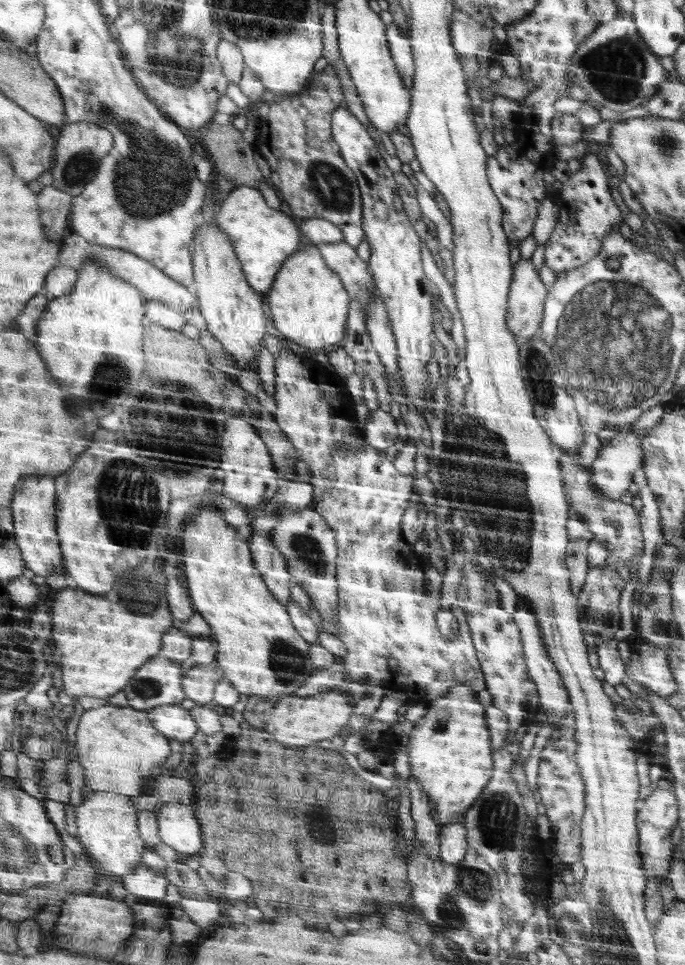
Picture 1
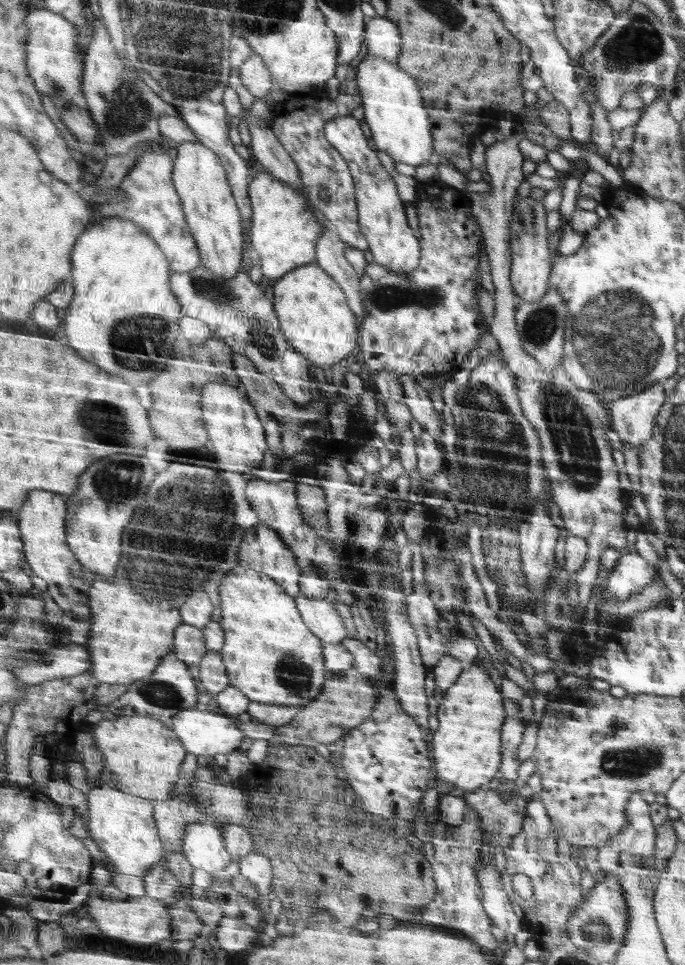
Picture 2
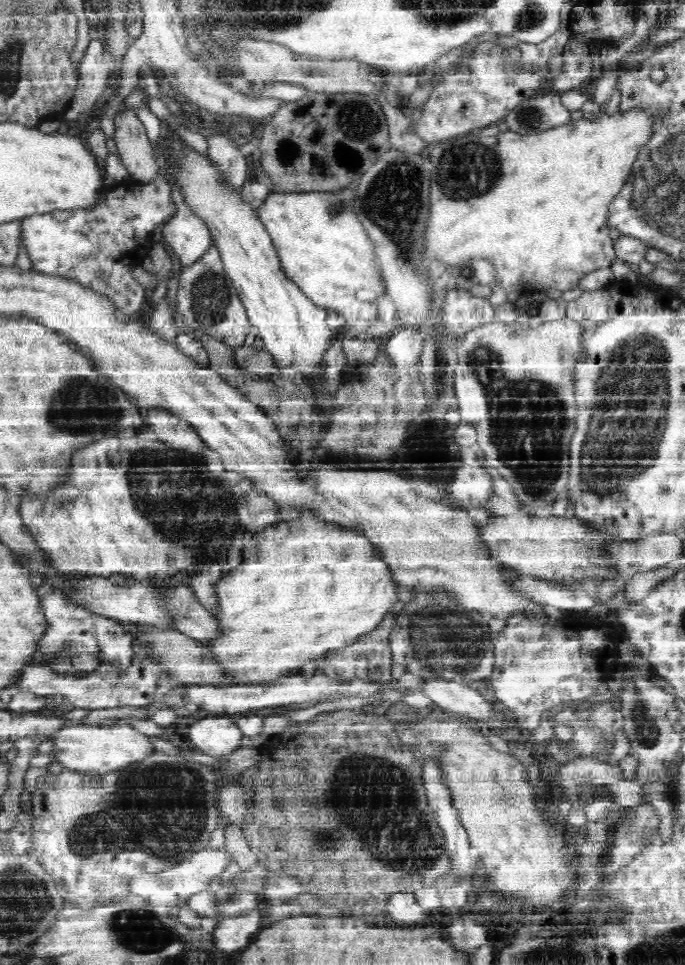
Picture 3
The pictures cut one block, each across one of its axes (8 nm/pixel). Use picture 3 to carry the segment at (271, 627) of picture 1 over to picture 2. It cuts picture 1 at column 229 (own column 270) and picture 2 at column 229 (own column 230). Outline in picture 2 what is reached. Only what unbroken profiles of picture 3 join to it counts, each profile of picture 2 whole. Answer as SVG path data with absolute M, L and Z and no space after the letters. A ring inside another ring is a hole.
M233 568L219 586L221 596L221 626L225 630L225 648L221 650L225 666L233 680L233 686L241 690L253 702L263 702L271 706L299 706L305 708L315 702L325 692L325 682L329 682L329 670L325 662L325 642L315 636L303 622L297 606L297 598L287 594L281 584L277 584L267 574Z

